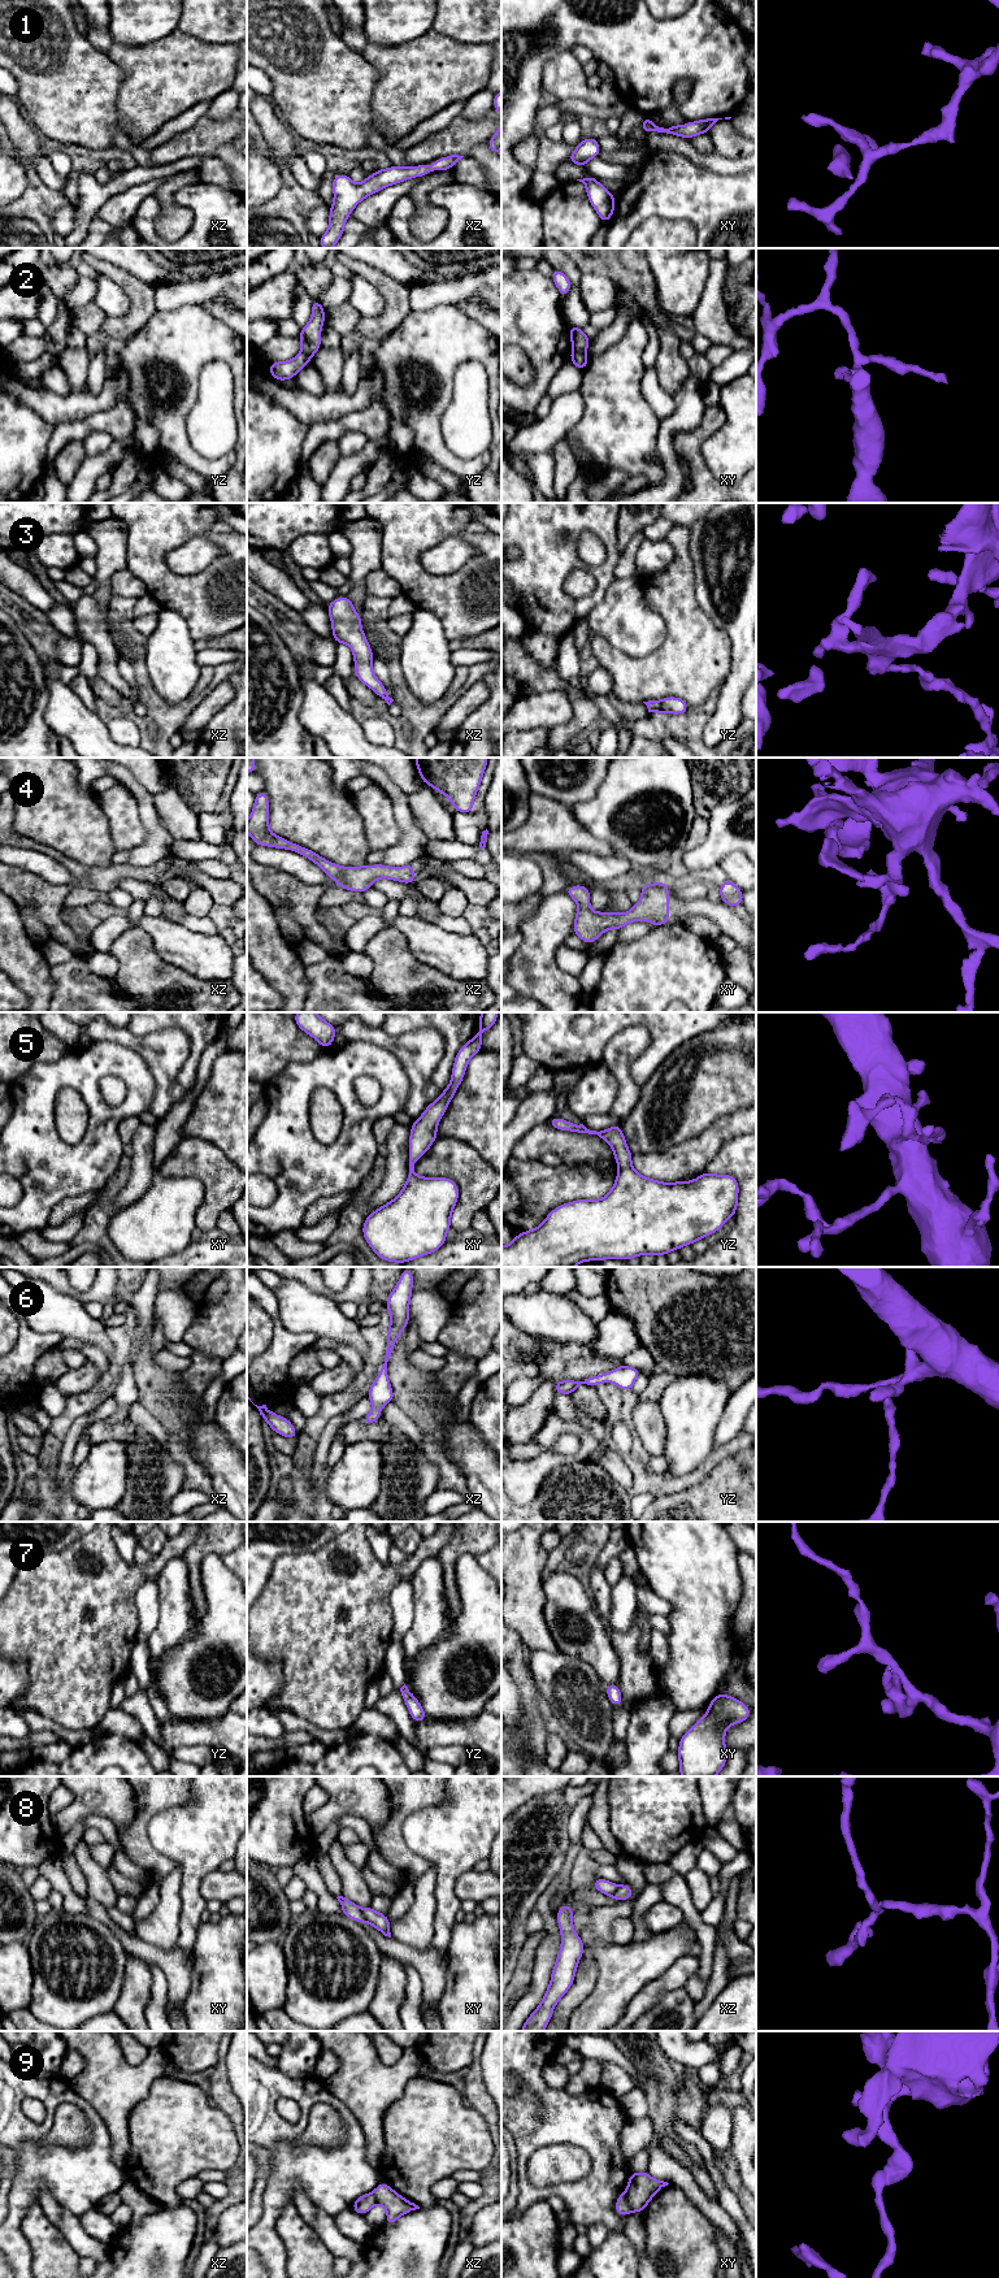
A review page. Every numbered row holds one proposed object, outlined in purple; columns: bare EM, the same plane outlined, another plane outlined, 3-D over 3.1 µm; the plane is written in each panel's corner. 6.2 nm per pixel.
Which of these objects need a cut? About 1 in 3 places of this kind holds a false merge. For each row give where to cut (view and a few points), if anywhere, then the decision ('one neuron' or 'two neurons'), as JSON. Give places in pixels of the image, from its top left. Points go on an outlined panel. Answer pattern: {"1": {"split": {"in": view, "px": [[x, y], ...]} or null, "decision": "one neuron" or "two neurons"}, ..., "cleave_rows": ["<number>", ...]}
{"1": {"split": null, "decision": "one neuron"}, "2": {"split": {"in": "xy", "px": [[572, 351], [585, 355]]}, "decision": "two neurons"}, "3": {"split": null, "decision": "one neuron"}, "4": {"split": null, "decision": "one neuron"}, "5": {"split": null, "decision": "one neuron"}, "6": {"split": null, "decision": "one neuron"}, "7": {"split": null, "decision": "one neuron"}, "8": {"split": {"in": "xy", "px": [[360, 1909], [365, 1919]]}, "decision": "two neurons"}, "9": {"split": {"in": "xy", "px": [[626, 2190], [632, 2211]]}, "decision": "two neurons"}, "cleave_rows": ["2", "8", "9"]}

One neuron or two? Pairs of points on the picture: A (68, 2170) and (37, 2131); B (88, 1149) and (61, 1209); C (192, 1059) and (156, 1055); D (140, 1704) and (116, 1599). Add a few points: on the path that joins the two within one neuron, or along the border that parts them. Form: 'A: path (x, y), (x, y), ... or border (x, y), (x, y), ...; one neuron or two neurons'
A: path (56, 2168), (33, 2143); one neuron
B: border (96, 1190), (65, 1197), (52, 1210), (47, 1222); two neurons
C: border (179, 1029), (190, 1054), (177, 1081), (187, 1089); two neurons
D: border (138, 1632), (130, 1662); two neurons

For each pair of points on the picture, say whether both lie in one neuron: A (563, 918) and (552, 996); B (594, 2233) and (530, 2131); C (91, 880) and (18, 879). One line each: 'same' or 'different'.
A: same
B: different
C: same

